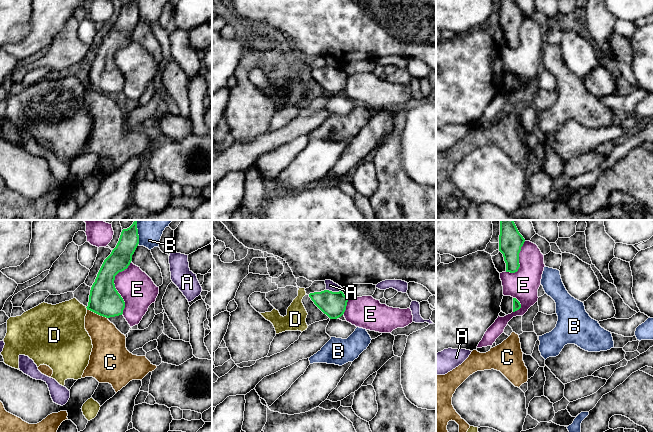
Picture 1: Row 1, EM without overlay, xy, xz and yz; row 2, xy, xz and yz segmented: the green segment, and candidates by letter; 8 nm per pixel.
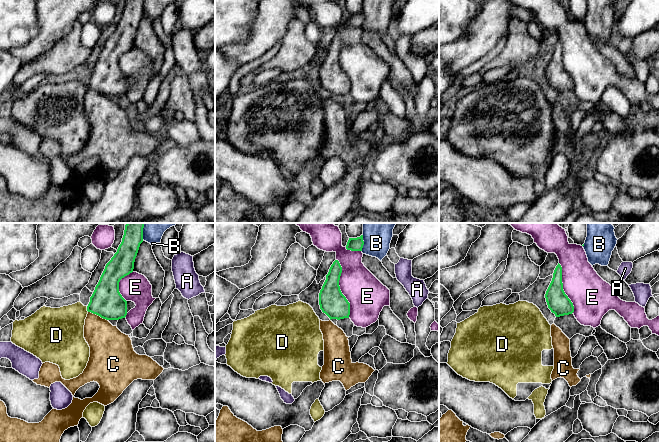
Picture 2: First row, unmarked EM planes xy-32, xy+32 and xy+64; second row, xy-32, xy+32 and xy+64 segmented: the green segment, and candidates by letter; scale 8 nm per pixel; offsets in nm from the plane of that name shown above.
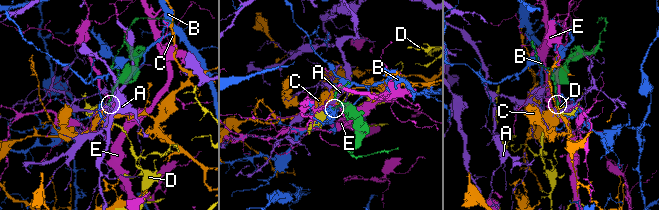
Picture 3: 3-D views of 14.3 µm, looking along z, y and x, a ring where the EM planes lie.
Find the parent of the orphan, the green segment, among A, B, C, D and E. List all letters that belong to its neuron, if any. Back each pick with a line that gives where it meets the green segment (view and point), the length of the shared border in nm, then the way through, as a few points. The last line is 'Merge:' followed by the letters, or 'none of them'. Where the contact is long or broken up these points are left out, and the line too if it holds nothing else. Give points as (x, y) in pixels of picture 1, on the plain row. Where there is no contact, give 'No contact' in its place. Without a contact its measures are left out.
C: Touches green at xy (97, 89). Shared border 180 nm. Path across: xy (104, 76), (97, 89), (97, 101), (108, 118)
Merge: C

